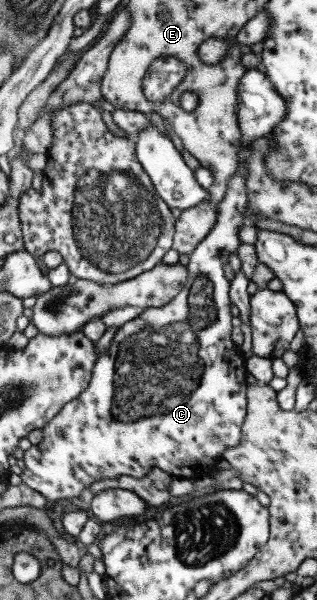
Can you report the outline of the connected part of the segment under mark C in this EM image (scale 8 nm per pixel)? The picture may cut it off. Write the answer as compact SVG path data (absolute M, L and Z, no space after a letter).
M248 68L244 72L244 76L240 78L238 84L238 125L240 125L240 133L242 133L242 150L238 152L238 170L232 174L230 182L228 182L228 190L226 196L219 202L217 221L215 226L208 231L208 235L198 244L198 247L190 254L190 264L187 268L189 271L189 281L186 282L184 290L180 292L171 302L160 306L154 310L152 307L142 312L140 315L133 318L131 322L126 322L119 326L118 331L114 334L108 349L104 350L102 355L97 358L93 367L92 377L89 385L84 389L78 398L70 400L66 403L60 412L56 414L48 425L42 428L43 438L37 445L32 445L28 450L24 451L24 469L21 473L22 483L28 485L30 488L40 492L48 500L60 500L60 498L76 498L80 496L80 492L84 488L89 488L91 483L98 482L104 479L110 479L122 475L132 476L134 478L142 478L156 467L164 470L168 474L174 475L176 478L184 478L194 480L202 478L202 476L212 476L215 469L221 466L222 452L226 448L234 448L238 446L241 438L242 424L246 416L247 398L247 368L246 358L242 353L242 349L234 344L230 337L232 330L232 315L230 293L230 281L224 276L224 265L229 262L232 255L237 254L238 248L241 246L241 239L239 232L241 227L246 223L244 220L244 208L246 208L248 194L246 194L246 177L248 177L248 155L250 155L250 145L252 141L256 141L258 137L268 134L272 128L276 126L276 122L282 122L286 114L286 99L282 95L278 95L274 83L268 80L266 73L258 71L258 69Z

